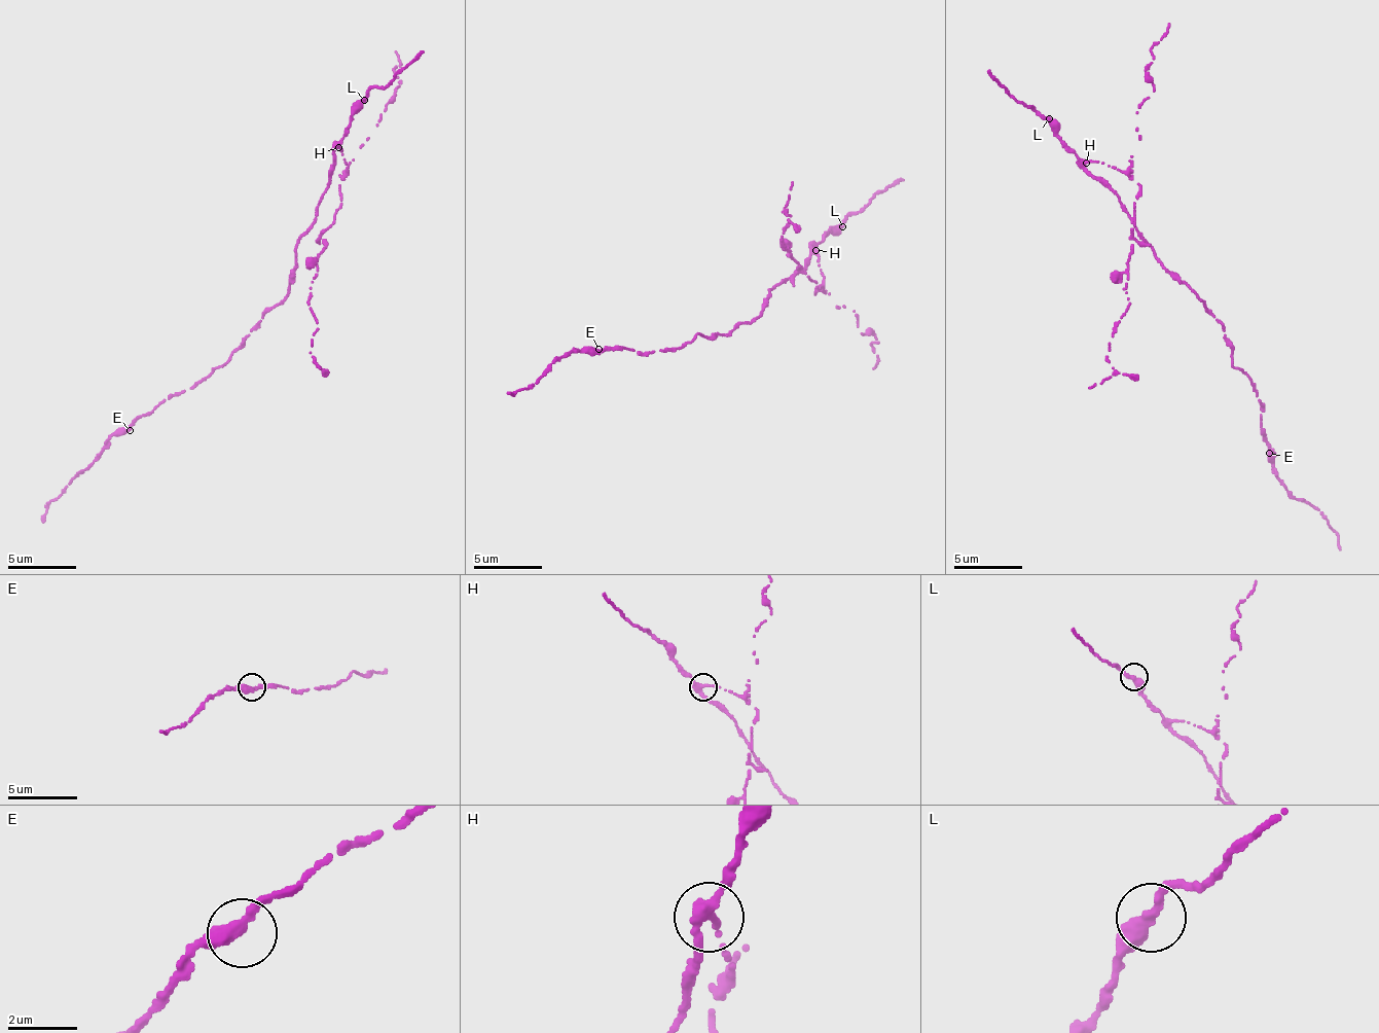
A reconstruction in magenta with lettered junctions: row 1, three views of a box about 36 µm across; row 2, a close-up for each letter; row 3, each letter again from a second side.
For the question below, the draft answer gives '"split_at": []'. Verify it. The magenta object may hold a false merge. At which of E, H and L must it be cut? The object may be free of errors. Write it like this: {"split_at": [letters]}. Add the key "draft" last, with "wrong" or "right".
{"split_at": ["H"], "draft": "wrong"}

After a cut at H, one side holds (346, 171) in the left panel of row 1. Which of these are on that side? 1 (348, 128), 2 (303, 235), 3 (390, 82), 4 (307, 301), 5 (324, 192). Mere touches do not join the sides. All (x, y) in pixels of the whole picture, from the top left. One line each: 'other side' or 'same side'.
1: other side
2: other side
3: other side
4: same side
5: other side

